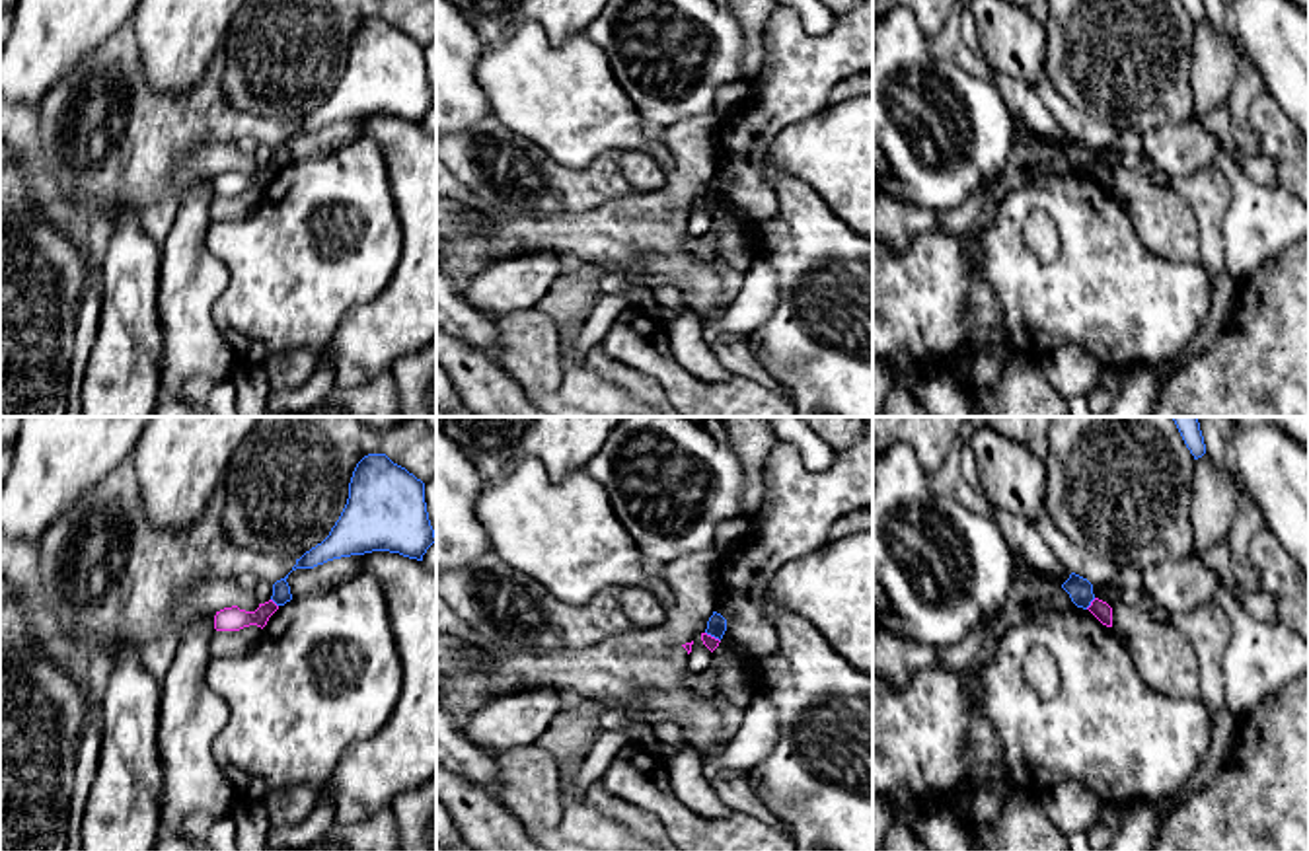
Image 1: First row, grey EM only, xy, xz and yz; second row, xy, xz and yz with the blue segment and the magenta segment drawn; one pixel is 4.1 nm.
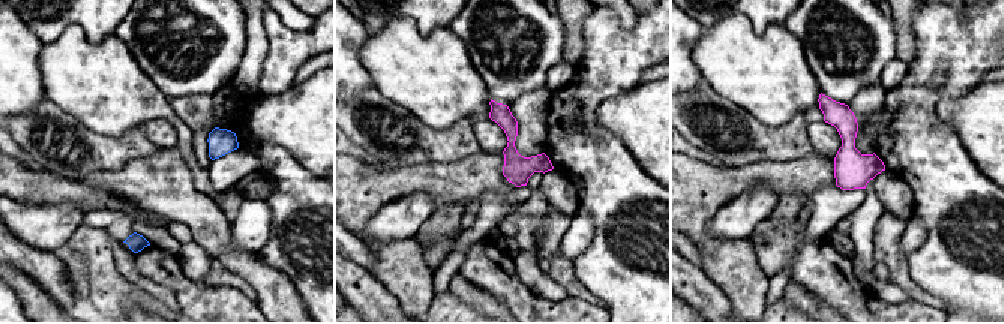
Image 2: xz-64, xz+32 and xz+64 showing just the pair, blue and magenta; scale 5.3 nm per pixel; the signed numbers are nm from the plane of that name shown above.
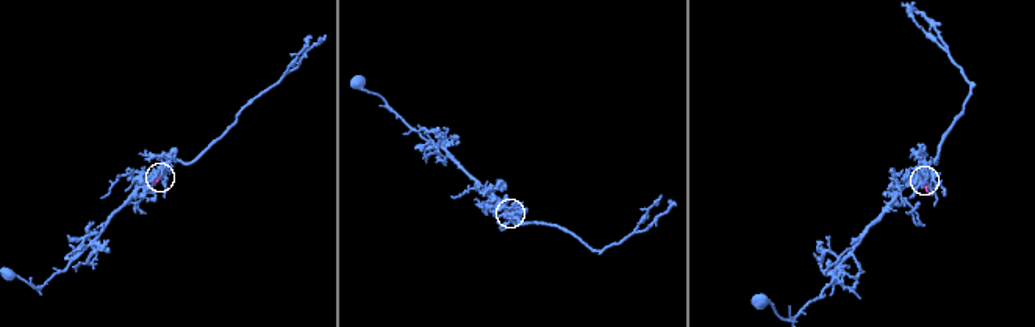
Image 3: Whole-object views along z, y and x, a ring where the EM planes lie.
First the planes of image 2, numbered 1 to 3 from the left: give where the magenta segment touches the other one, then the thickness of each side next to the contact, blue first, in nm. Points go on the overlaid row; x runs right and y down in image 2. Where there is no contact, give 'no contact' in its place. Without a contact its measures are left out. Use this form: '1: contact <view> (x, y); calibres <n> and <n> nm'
1: no contact
2: no contact
3: no contact

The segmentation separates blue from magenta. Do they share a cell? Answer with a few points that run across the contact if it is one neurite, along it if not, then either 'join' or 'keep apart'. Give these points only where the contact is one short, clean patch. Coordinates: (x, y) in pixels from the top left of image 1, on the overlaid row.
line yz (1095, 598), (1085, 608); keep apart

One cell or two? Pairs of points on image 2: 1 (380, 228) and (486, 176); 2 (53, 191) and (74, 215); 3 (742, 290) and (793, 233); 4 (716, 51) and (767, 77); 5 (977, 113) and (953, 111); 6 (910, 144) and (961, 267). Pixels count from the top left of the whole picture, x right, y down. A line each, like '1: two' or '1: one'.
1: two
2: two
3: two
4: one
5: one
6: one

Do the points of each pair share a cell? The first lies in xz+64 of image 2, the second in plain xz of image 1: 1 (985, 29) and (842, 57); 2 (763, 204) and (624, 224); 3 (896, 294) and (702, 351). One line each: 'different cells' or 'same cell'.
1: same cell
2: different cells
3: same cell

